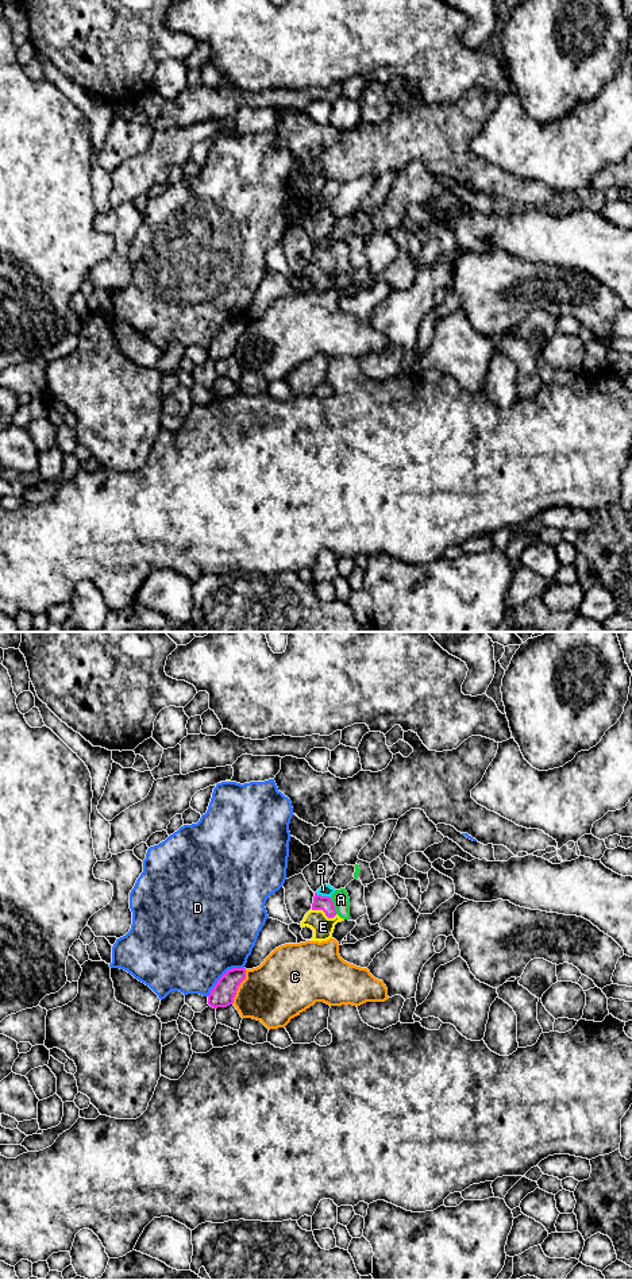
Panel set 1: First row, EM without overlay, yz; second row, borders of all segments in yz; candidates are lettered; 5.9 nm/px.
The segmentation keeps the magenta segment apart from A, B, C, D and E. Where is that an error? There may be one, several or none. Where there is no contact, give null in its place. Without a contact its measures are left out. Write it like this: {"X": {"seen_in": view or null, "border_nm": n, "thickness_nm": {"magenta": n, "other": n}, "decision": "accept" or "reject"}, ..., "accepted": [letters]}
{"A": {"seen_in": "yz", "border_nm": 100, "thickness_nm": {"magenta": 90, "other": 100}, "decision": "reject"}, "B": {"seen_in": "yz", "border_nm": 100, "thickness_nm": {"magenta": 90, "other": 70}, "decision": "reject"}, "C": {"seen_in": "yz", "border_nm": 220, "thickness_nm": {"magenta": 140, "other": 380}, "decision": "reject"}, "D": {"seen_in": "yz", "border_nm": 280, "thickness_nm": {"magenta": 140, "other": 500}, "decision": "reject"}, "E": {"seen_in": "yz", "border_nm": 160, "thickness_nm": {"magenta": 90, "other": 130}, "decision": "reject"}, "accepted": []}

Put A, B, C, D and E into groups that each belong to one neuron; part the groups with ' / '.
A E / B / C / D

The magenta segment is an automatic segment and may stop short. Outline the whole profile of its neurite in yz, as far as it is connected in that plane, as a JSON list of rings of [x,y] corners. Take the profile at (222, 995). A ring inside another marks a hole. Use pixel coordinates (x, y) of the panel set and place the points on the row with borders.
[[[246,968],[228,969],[211,990],[208,1005],[213,1009],[232,1005],[238,987],[244,979]]]

